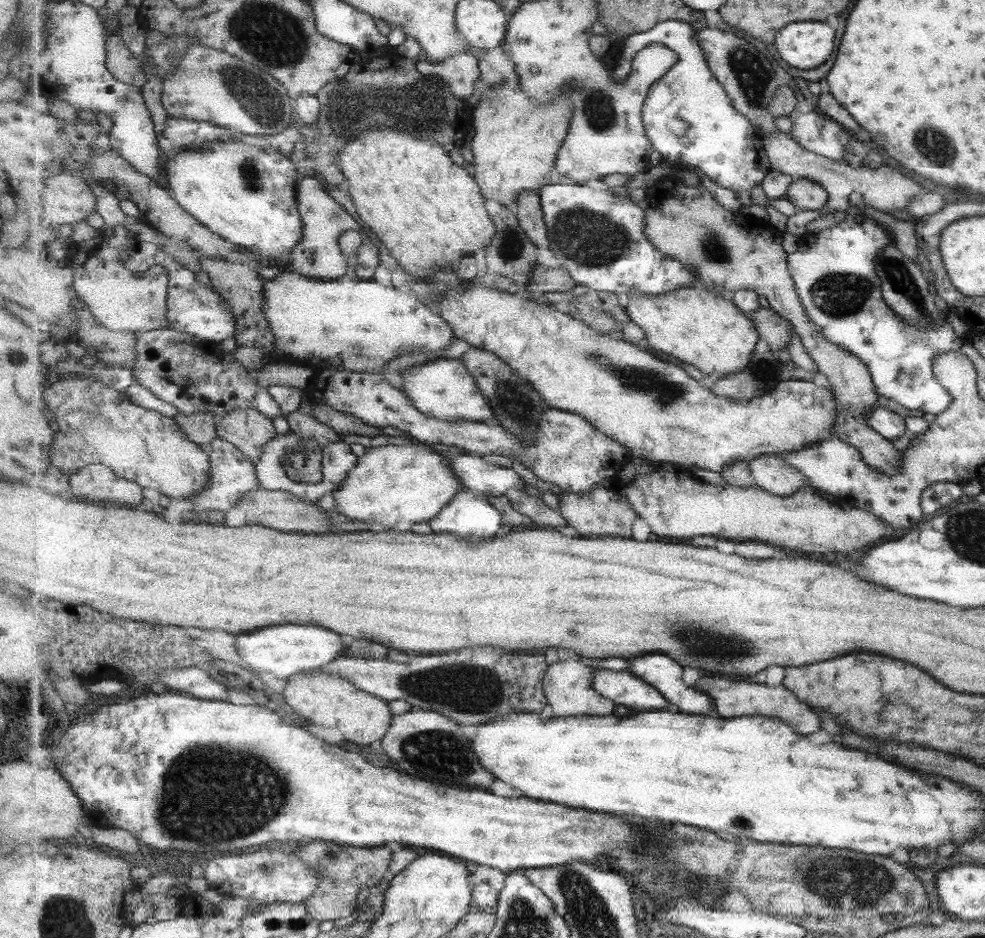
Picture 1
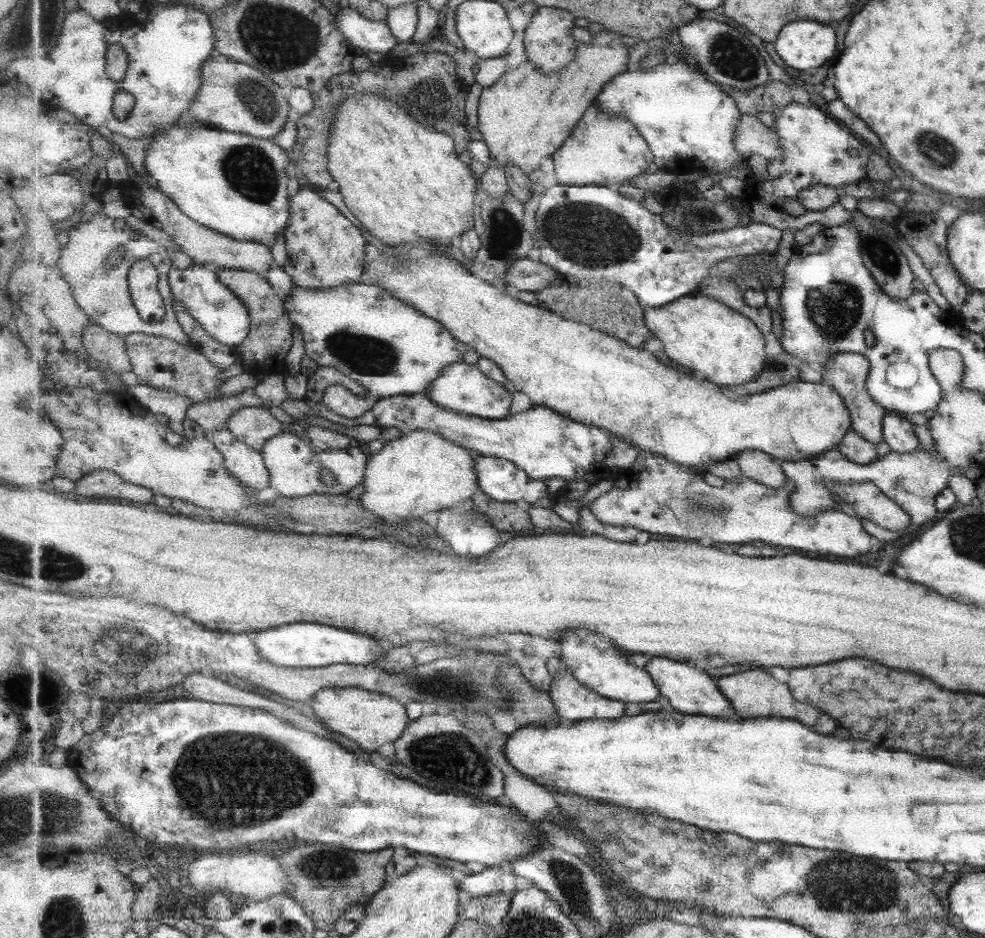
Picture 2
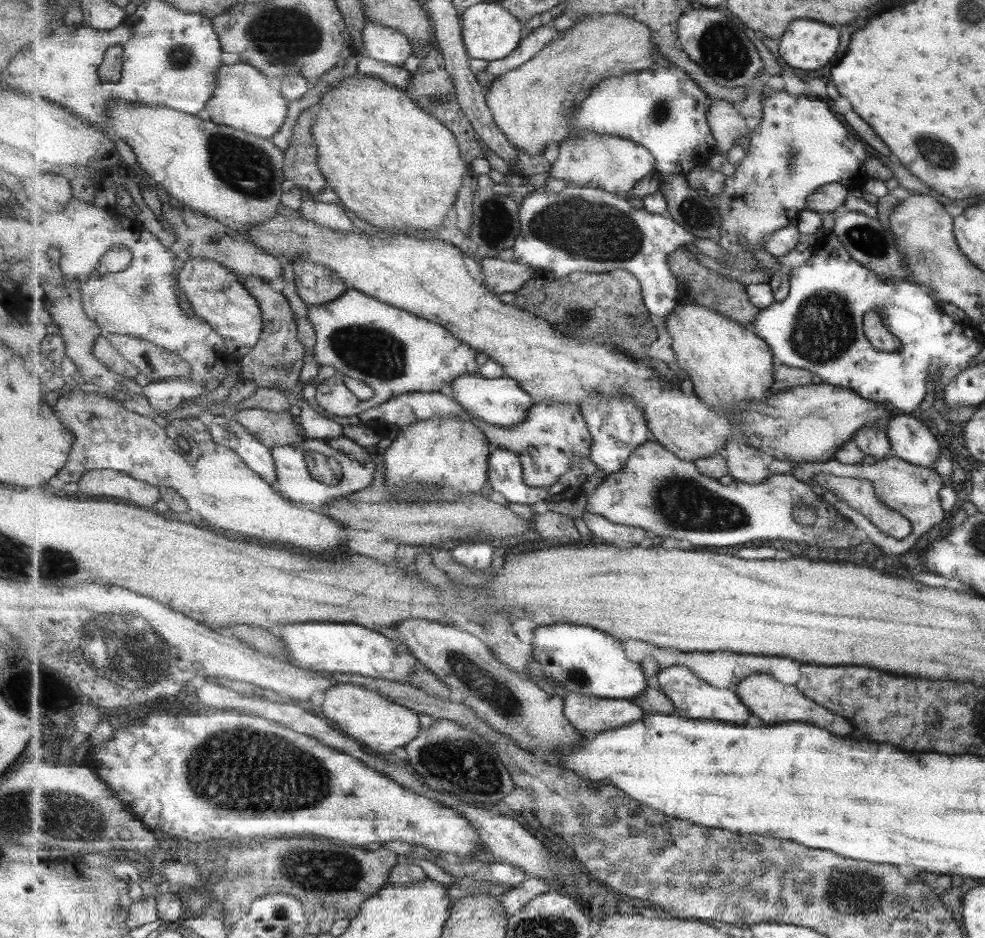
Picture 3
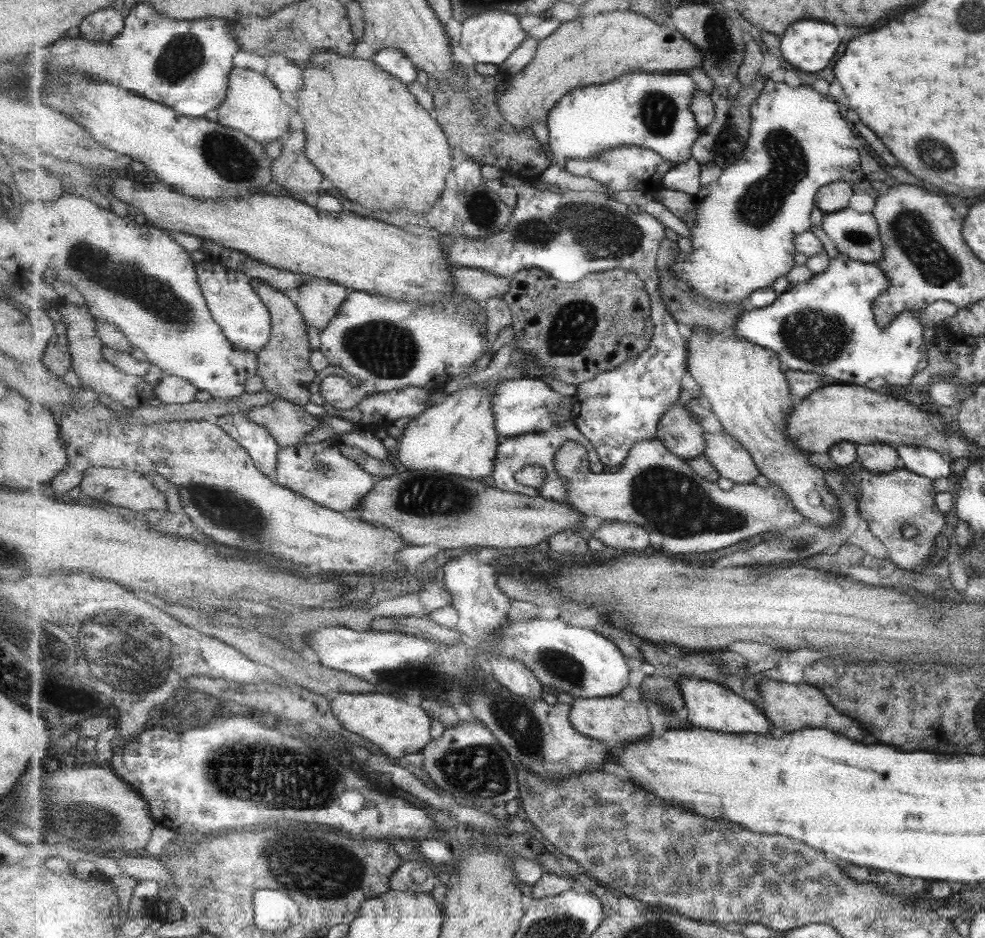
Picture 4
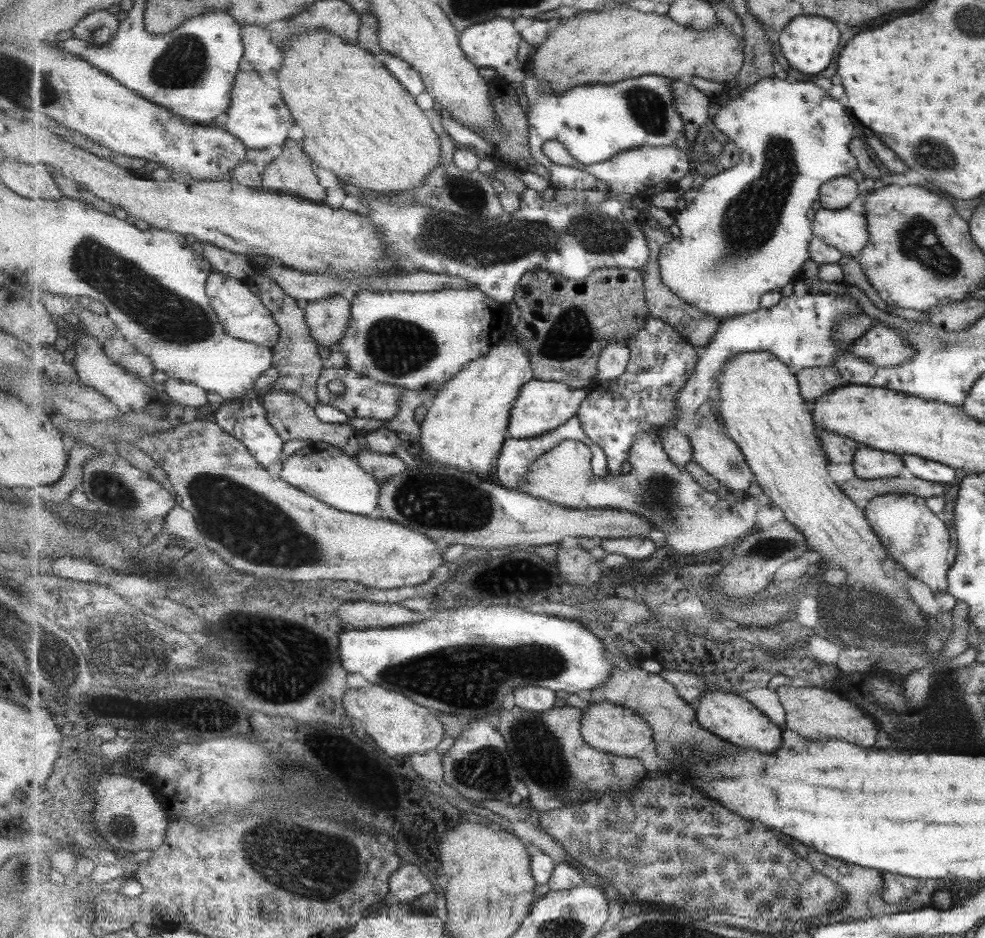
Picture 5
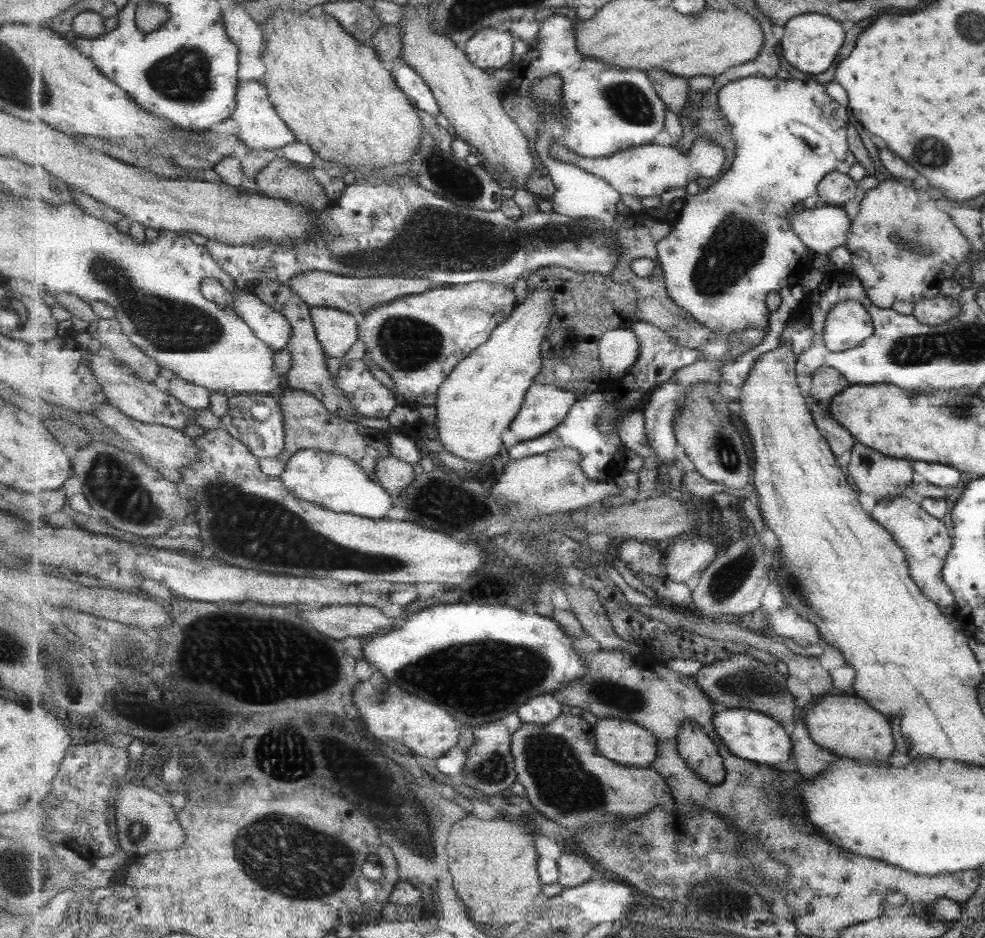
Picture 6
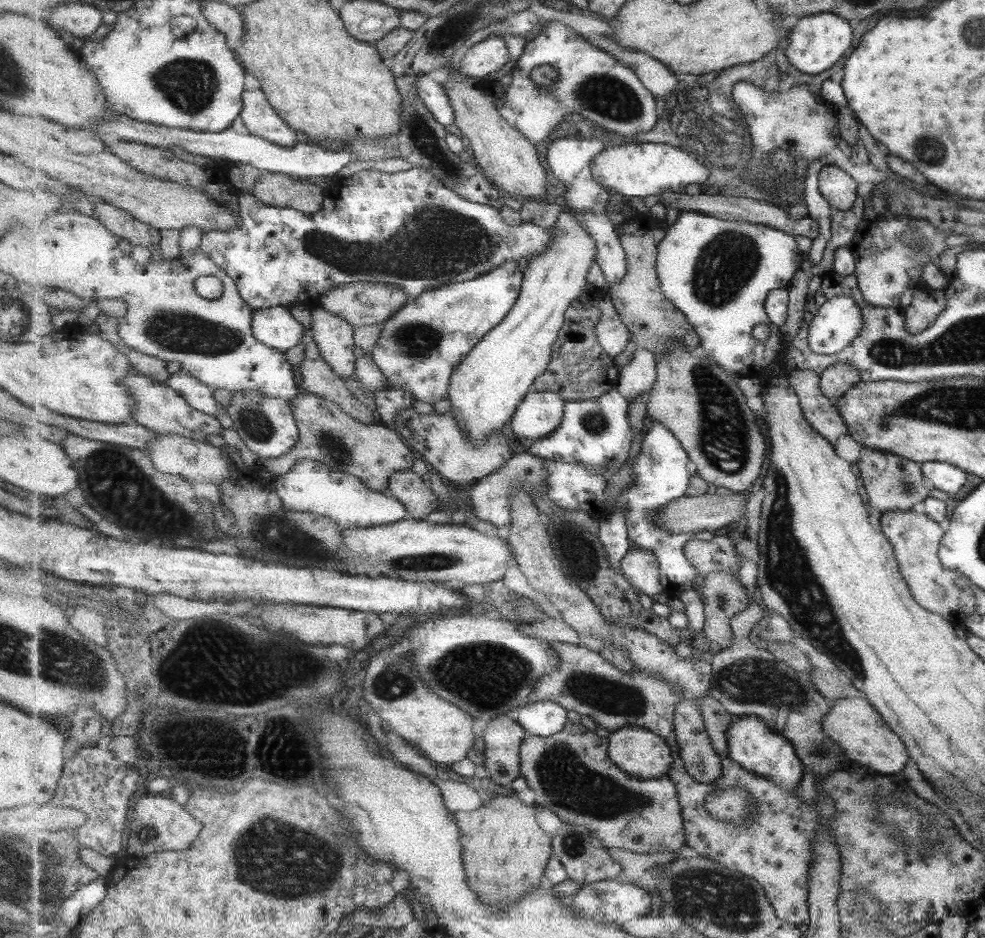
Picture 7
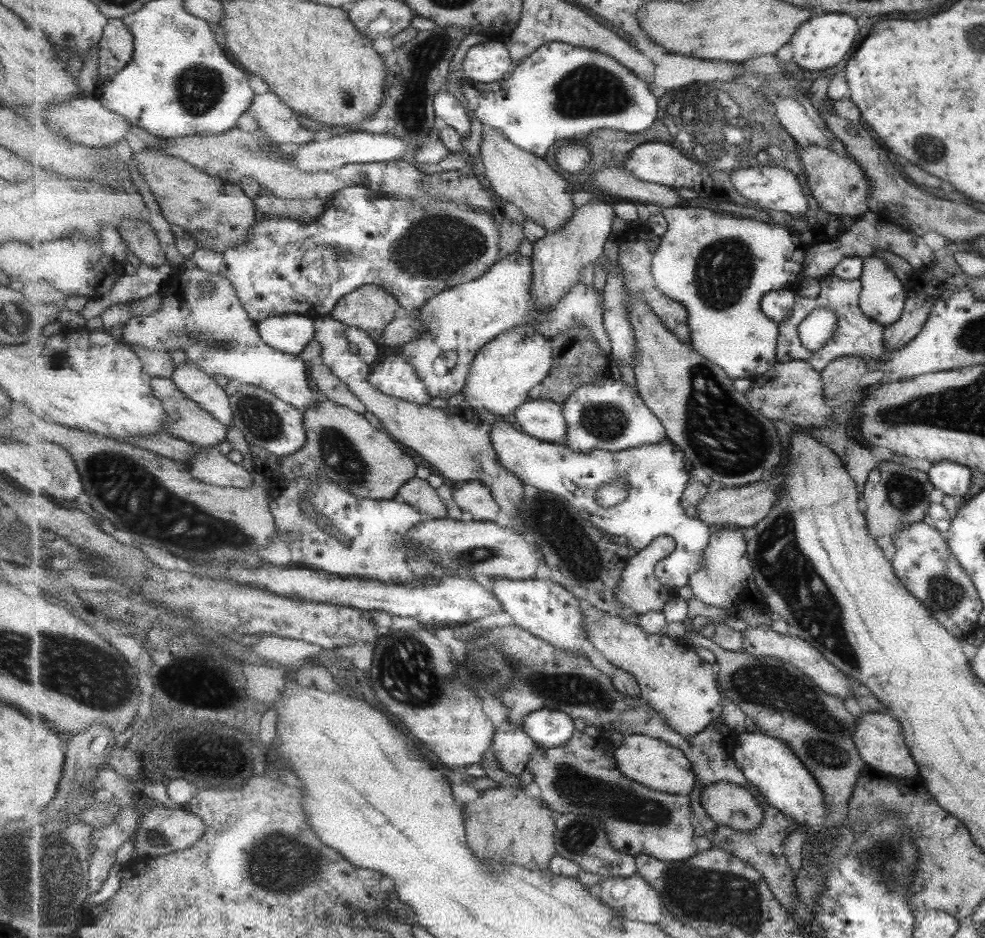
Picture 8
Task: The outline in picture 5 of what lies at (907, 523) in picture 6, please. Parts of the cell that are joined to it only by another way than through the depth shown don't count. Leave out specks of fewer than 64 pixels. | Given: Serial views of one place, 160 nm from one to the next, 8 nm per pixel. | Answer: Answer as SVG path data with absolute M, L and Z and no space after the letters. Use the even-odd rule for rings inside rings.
M909 493L874 494L863 508L887 554L915 580L929 587L933 594L946 590L946 575L950 569L947 561L949 535L940 516L933 515L924 499Z

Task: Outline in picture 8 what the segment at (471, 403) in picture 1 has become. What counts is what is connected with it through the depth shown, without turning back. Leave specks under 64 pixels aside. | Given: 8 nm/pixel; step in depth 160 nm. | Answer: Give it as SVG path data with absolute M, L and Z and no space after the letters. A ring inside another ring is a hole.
M529 399L513 414L523 432L542 441L565 442L568 424L563 405L552 400Z

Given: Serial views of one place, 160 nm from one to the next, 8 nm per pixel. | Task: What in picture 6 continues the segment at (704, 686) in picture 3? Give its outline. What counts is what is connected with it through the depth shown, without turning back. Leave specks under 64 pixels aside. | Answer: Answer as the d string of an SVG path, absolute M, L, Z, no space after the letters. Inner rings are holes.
M730 708L715 713L714 725L731 752L739 758L771 768L782 768L791 760L791 750L794 750L792 737L786 727L771 715L748 708Z

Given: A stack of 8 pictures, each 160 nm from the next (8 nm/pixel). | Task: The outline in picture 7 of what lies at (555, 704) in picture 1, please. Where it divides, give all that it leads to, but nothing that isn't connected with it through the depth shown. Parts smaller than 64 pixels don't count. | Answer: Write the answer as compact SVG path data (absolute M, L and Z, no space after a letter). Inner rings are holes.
M623 727L612 731L607 737L610 742L609 755L611 760L629 774L637 778L650 779L668 776L671 765L673 765L673 750L662 736L653 731L639 727Z

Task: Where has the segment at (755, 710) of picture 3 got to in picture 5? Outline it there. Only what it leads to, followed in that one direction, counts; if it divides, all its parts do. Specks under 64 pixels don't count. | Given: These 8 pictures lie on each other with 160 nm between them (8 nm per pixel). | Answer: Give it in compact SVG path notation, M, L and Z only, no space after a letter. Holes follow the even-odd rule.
M790 685L778 686L776 689L780 701L786 710L785 728L797 732L801 737L814 741L831 741L841 739L843 742L855 744L864 749L874 748L875 728L874 719L863 713L849 699L845 699L821 687L804 686L791 687Z

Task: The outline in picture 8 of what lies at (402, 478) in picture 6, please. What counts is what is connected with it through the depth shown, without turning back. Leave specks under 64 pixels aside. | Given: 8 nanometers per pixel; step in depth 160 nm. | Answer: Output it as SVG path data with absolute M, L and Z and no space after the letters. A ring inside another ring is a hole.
M412 478L399 489L398 498L421 511L428 519L449 519L446 504L426 479Z

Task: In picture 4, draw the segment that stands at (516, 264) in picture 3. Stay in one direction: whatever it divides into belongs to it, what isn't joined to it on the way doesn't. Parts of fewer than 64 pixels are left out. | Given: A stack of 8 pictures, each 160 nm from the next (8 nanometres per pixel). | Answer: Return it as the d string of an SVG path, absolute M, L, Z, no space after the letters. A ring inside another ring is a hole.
M460 267L454 269L454 283L461 294L483 302L487 298L505 296L511 288L512 280L488 270Z

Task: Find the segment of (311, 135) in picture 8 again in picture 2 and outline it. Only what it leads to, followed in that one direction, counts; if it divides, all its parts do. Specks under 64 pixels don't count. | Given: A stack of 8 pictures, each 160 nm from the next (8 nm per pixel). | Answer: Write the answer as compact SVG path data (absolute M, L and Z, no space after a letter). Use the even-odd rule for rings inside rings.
M215 54L207 58L207 62L203 62L202 85L197 98L193 101L191 110L184 115L185 120L195 118L201 122L215 124L214 128L273 140L273 136L277 136L283 130L283 126L287 124L289 112L293 110L287 100L287 91L279 87L274 79L263 74L257 67L249 66L243 62L234 62L220 54Z

